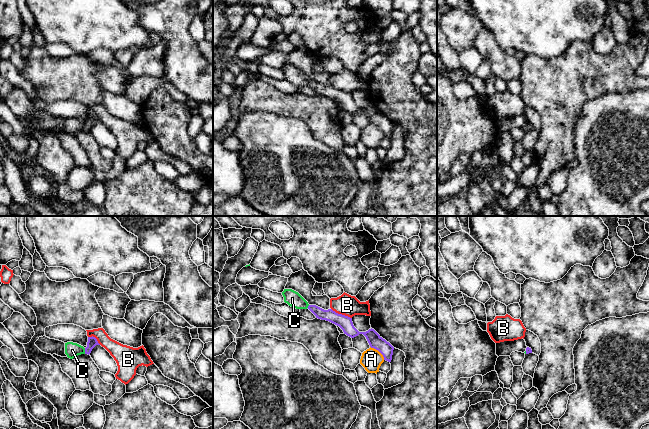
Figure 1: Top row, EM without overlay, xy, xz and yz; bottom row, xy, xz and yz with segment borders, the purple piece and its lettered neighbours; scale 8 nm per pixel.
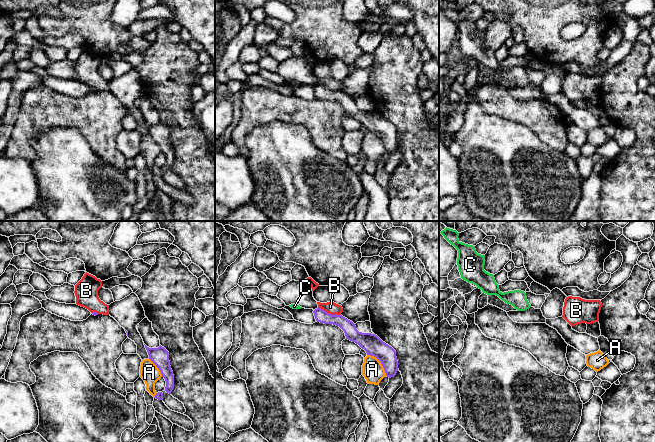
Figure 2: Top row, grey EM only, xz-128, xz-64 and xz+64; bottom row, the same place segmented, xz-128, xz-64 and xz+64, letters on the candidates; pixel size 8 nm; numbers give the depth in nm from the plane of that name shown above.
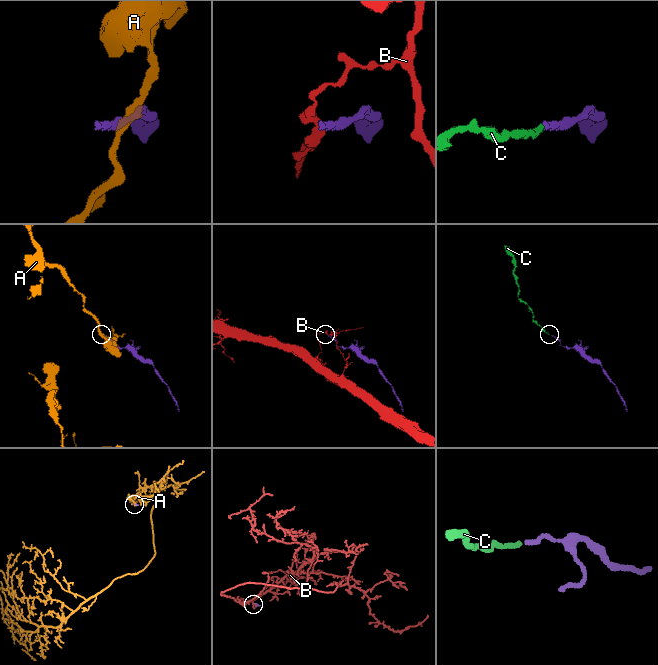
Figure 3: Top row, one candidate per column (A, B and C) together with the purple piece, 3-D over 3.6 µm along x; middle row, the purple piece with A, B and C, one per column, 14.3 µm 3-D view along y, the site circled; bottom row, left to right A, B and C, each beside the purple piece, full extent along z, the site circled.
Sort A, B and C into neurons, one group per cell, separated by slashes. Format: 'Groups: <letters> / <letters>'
Groups: A / B / C

